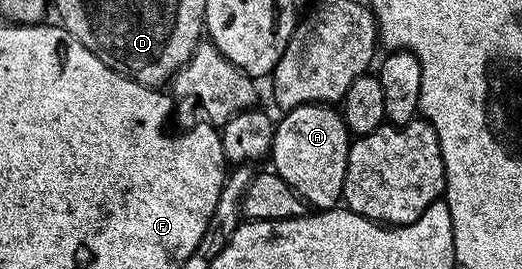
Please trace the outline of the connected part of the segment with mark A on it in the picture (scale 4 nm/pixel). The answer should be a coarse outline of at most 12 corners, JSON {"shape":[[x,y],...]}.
{"shape":[[333,105],[277,119],[269,161],[315,211],[342,202],[352,135]]}

